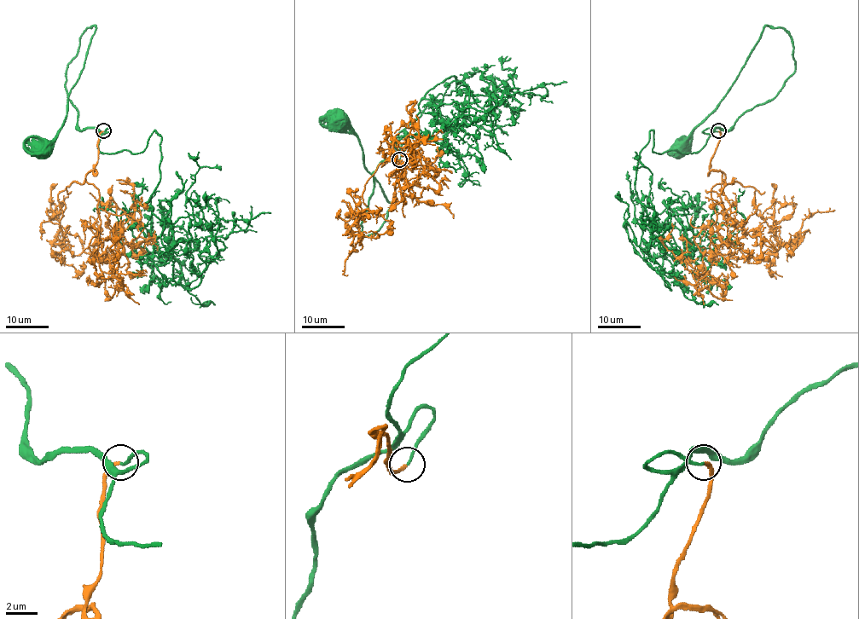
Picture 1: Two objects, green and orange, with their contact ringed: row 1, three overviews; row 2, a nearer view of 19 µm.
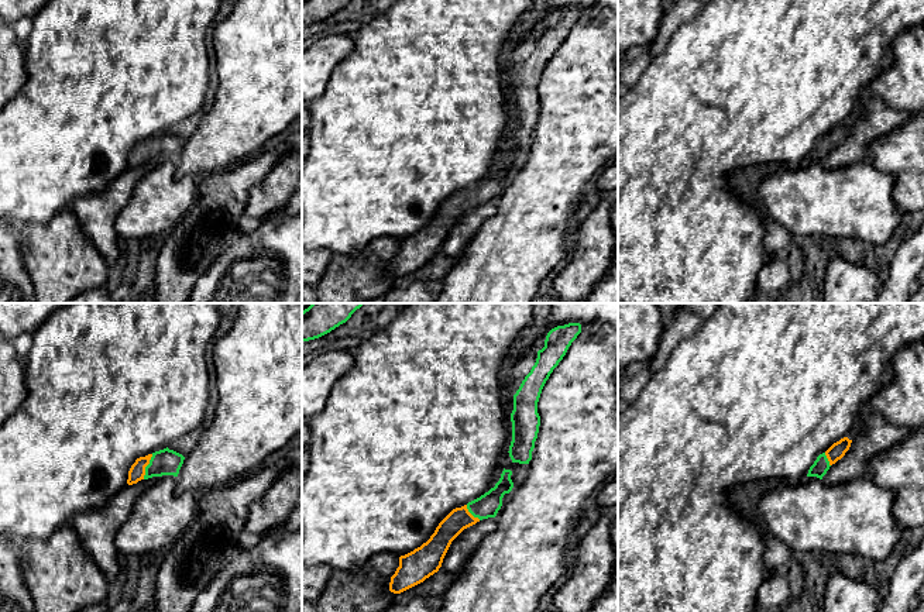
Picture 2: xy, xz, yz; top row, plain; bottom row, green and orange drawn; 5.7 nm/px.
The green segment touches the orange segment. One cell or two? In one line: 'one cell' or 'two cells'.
one cell

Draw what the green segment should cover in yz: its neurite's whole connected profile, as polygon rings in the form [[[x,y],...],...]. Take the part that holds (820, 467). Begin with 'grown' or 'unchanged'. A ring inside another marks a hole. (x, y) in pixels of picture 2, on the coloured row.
grown | [[[848,437],[834,443],[825,453],[820,454],[814,464],[810,467],[807,477],[817,477],[822,479],[829,467],[841,460],[849,450],[852,440]]]

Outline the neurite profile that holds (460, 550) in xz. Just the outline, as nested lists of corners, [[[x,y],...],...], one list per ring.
[[[488,518],[477,522],[475,525],[464,529],[450,544],[442,568],[453,577],[461,574],[464,565],[474,554],[484,537],[497,529],[495,518]]]

